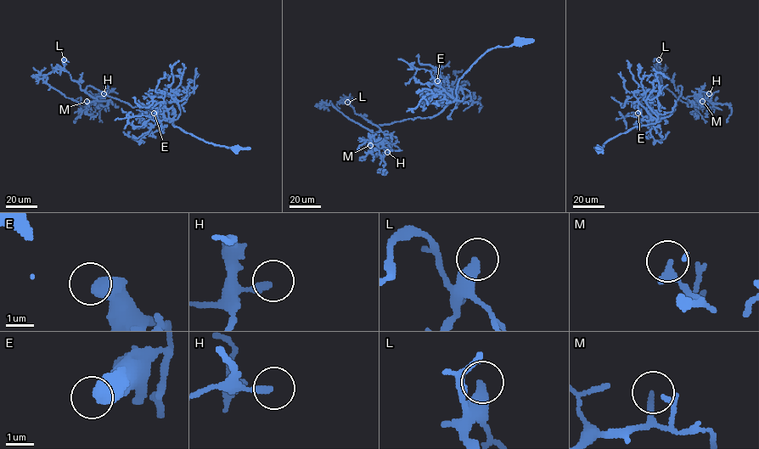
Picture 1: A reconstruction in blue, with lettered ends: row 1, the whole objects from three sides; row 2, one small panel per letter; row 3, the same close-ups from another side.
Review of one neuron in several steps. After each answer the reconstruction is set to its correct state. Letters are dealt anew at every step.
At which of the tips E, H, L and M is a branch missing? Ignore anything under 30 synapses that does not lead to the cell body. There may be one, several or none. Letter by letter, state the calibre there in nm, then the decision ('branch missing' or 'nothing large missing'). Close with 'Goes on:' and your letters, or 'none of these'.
E: calibre 650 nm; nothing large missing
H: calibre 220 nm; nothing large missing
L: calibre 400 nm; branch missing
M: calibre 260 nm; nothing large missing
Goes on: L

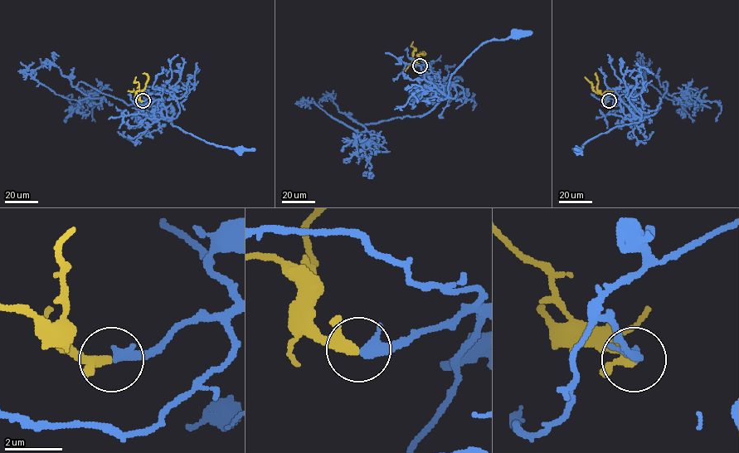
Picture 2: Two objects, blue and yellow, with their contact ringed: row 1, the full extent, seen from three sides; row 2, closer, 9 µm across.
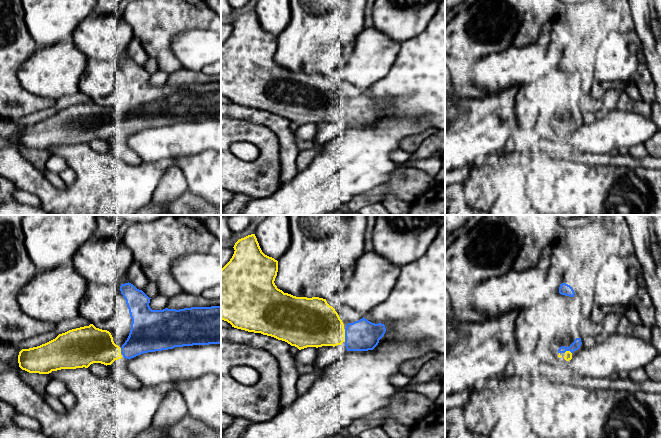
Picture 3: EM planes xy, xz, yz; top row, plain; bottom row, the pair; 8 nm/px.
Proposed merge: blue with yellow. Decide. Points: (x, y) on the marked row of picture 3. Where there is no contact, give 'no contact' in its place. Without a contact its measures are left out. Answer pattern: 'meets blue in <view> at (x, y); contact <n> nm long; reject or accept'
meets blue in xz at (345, 335); contact 100 nm long; accept

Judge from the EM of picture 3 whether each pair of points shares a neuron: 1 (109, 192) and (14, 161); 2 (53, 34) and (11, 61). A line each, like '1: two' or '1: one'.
1: one
2: two

